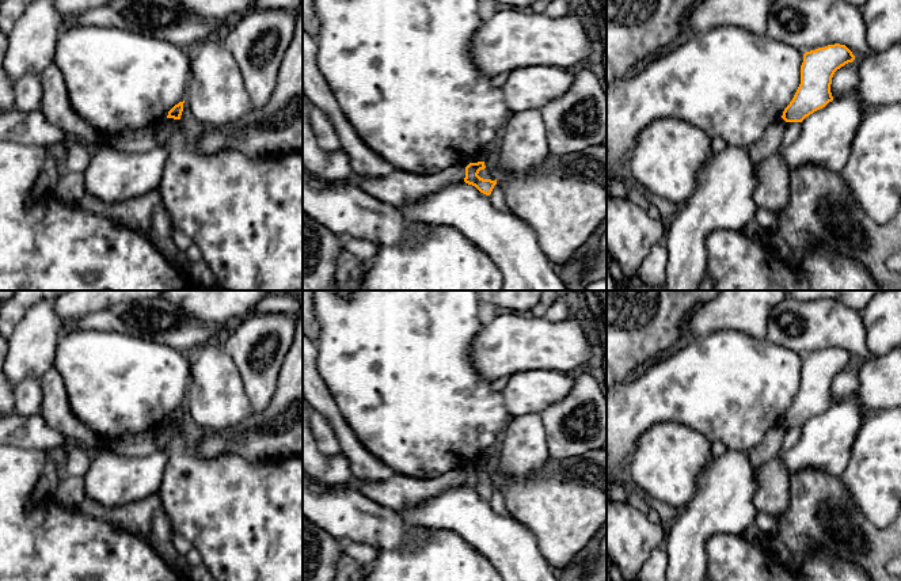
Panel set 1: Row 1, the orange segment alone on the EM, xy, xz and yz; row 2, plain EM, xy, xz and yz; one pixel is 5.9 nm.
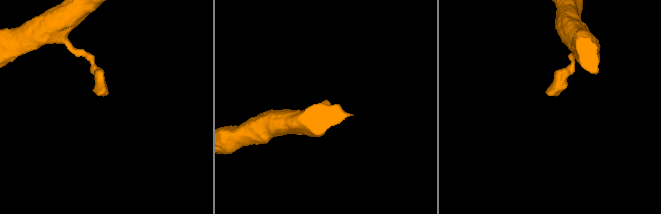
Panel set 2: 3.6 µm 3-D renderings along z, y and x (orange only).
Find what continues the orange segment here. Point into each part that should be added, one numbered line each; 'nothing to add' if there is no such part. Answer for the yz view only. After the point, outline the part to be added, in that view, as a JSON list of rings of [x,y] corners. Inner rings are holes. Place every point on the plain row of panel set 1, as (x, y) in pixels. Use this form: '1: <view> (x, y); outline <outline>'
nothing to add

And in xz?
nothing to add

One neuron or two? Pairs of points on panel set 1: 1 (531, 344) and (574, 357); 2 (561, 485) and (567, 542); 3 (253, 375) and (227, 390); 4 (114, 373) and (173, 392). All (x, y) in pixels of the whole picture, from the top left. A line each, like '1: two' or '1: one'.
1: one
2: one
3: two
4: one

